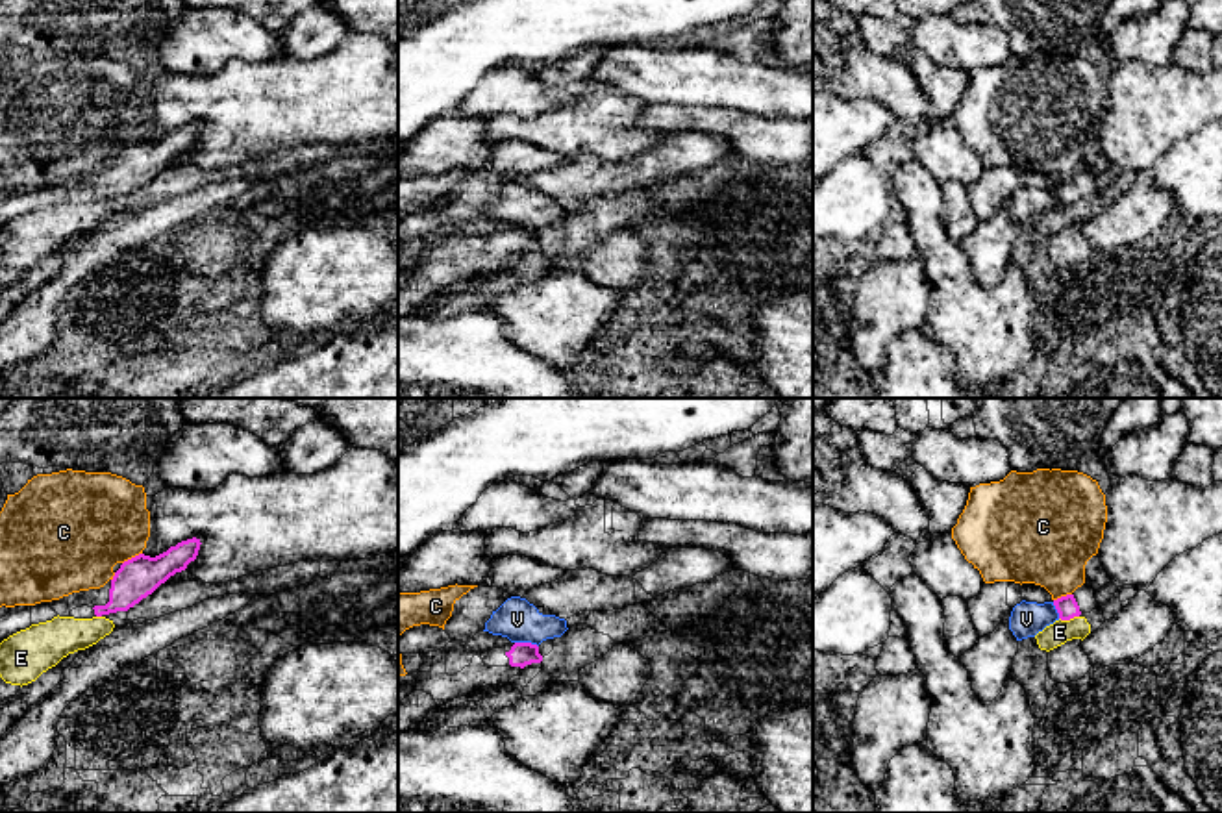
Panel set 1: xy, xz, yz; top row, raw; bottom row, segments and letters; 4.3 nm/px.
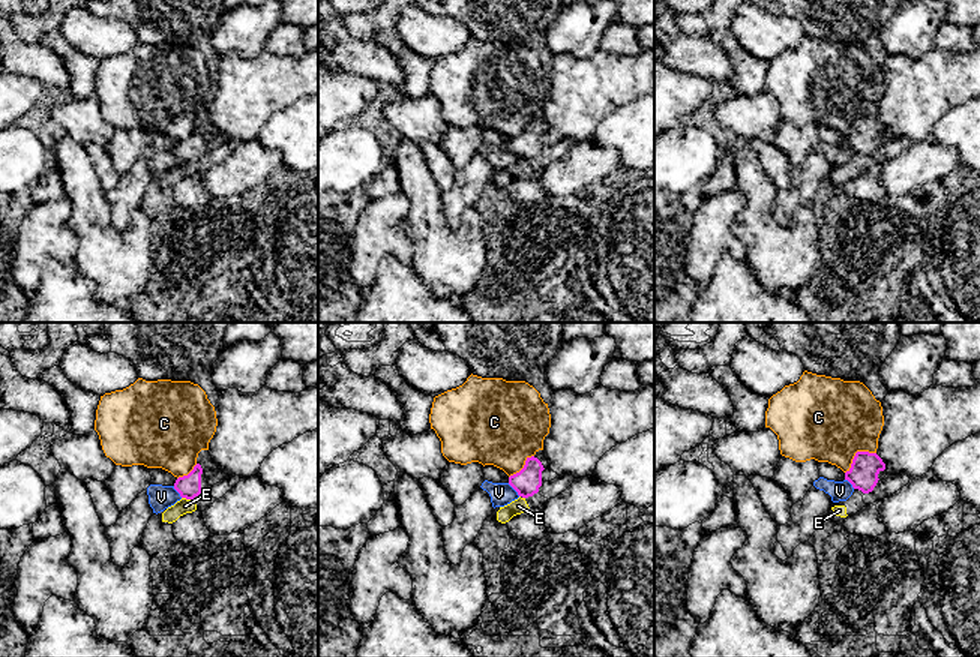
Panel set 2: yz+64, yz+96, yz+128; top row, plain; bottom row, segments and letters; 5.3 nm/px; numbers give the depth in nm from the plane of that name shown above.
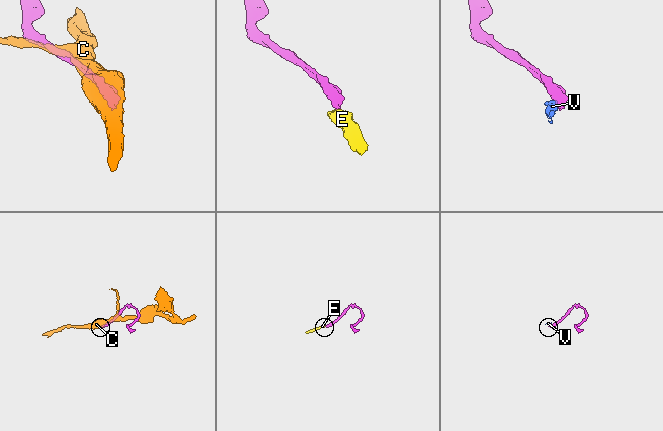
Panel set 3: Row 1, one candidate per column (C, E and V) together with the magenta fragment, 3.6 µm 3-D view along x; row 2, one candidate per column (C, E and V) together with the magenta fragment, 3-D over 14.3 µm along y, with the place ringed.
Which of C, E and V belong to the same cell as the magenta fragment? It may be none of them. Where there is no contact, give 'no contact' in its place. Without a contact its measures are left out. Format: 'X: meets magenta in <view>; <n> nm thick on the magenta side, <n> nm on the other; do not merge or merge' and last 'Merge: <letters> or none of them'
C: meets magenta in xy; 180 nm thick on the magenta side, 440 nm on the other; do not merge
E: meets magenta in yz; 90 nm thick on the magenta side, 100 nm on the other; do not merge
V: meets magenta in xz; 110 nm thick on the magenta side, 180 nm on the other; do not merge
Merge: none of them

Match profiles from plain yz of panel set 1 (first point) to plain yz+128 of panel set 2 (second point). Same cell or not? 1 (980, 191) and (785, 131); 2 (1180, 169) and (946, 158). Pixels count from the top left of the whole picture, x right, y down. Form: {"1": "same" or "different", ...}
{"1": "same", "2": "different"}

